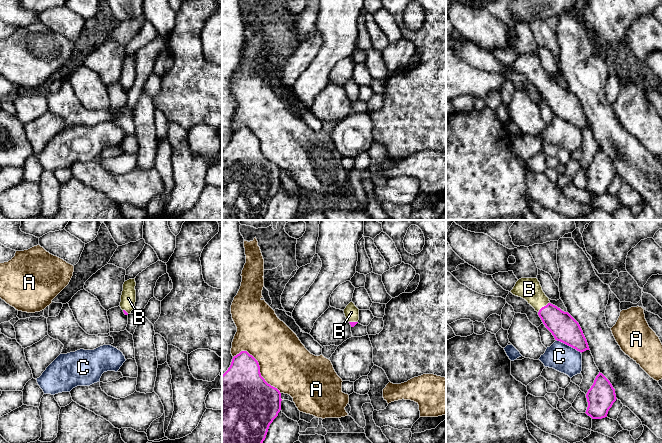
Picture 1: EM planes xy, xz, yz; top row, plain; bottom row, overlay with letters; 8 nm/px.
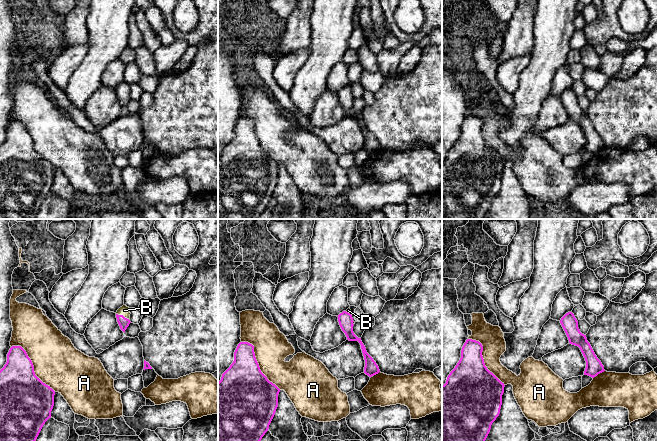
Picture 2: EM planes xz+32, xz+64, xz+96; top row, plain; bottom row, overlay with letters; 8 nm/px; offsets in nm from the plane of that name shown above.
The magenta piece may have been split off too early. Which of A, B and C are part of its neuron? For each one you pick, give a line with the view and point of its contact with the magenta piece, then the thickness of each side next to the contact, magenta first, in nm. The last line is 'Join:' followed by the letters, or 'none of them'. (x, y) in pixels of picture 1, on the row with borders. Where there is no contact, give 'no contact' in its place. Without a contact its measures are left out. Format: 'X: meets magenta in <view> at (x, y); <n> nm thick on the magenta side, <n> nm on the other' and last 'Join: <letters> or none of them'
B: meets magenta in yz at (544, 306); 220 nm thick on the magenta side, 180 nm on the other
Join: B

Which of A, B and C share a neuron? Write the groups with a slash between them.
A / B / C

